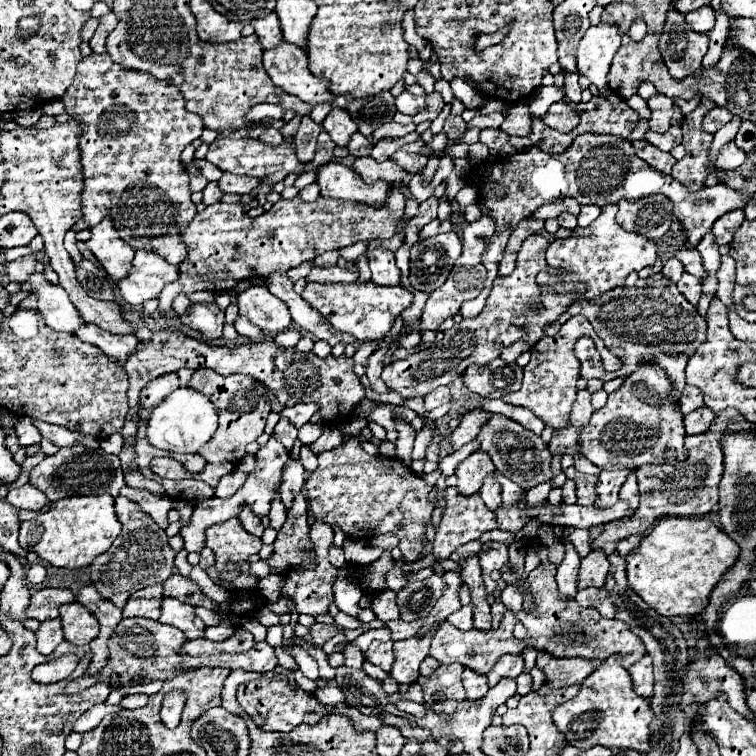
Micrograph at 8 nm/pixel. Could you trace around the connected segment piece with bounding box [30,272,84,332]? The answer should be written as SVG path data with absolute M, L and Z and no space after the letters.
M38 272L30 276L30 284L32 292L38 296L38 310L52 330L74 332L74 328L84 324L74 304L70 304L66 292L62 292L62 286L48 284L44 280L44 274Z

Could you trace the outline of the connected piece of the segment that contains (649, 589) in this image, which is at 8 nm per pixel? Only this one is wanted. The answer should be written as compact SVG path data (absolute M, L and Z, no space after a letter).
M664 518L640 540L638 548L626 556L628 586L660 616L698 616L708 606L710 592L722 578L722 572L734 564L734 556L738 556L738 544L718 530L714 522L706 518Z

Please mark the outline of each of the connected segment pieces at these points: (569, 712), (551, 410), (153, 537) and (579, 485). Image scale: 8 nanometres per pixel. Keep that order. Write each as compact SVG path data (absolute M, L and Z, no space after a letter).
M616 656L606 658L582 684L578 696L556 706L554 724L566 736L570 746L588 750L592 746L606 746L618 750L636 750L648 754L652 710L648 700L636 696L628 670L624 670Z
M572 316L566 324L562 324L560 332L554 338L542 338L532 346L532 360L528 362L528 366L524 368L524 380L522 380L522 388L518 392L510 392L508 396L504 396L502 400L506 404L514 404L514 406L526 406L530 408L540 420L544 420L544 424L550 424L554 430L558 428L566 428L568 424L568 414L570 414L570 406L577 396L576 382L580 378L580 362L574 356L574 342L580 336L590 336L602 356L602 364L608 372L616 372L620 368L620 358L614 356L604 344L602 339L596 335L596 332L584 318L584 316Z
M118 496L116 516L122 524L122 532L118 534L114 544L90 564L90 580L104 600L114 602L116 608L122 610L134 592L146 586L162 584L172 576L176 552L170 548L166 532L158 528L158 524L148 514L144 514L138 504Z
M576 472L574 482L576 482L576 494L578 494L578 502L576 504L580 504L580 506L592 506L594 500L596 500L596 496L598 496L596 494L598 476Z

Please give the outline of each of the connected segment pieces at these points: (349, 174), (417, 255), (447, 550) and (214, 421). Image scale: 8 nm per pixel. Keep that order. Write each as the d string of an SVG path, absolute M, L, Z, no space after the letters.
M328 162L316 170L316 184L320 186L320 196L340 198L340 200L354 200L364 202L370 206L380 206L386 200L388 184L364 184L360 174L354 172L350 166Z
M456 232L416 242L410 252L410 284L420 292L432 294L446 282L460 252L462 242Z
M448 488L444 516L434 538L434 556L448 558L462 544L478 540L484 532L496 528L494 514L482 504L478 492L462 496L458 488Z
M182 386L182 388L174 390L172 394L168 394L152 410L146 436L154 448L186 454L186 452L198 452L214 436L216 428L218 428L218 414L216 414L214 404L204 394Z

